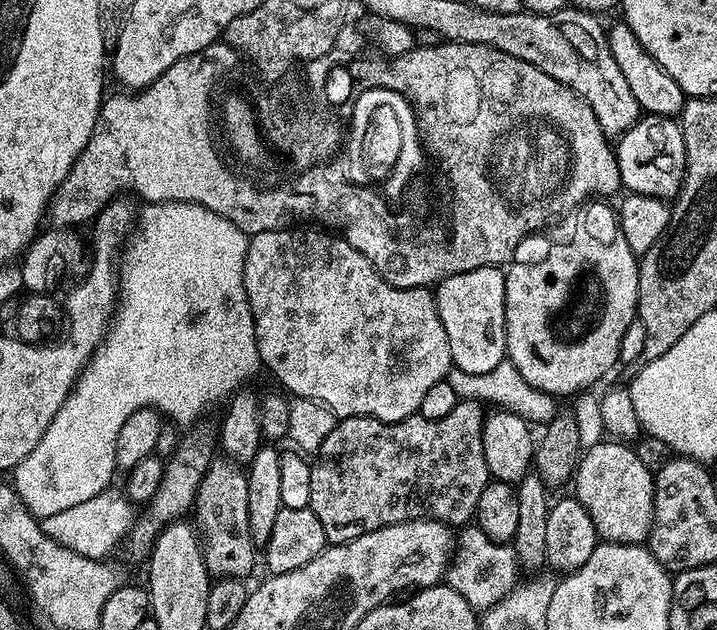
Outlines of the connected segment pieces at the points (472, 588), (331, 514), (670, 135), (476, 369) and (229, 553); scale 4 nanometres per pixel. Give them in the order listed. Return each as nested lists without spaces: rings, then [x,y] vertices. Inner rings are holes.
[[[465,527],[458,536],[458,547],[453,553],[446,573],[448,586],[462,594],[477,612],[485,612],[515,588],[520,575],[519,562],[513,547],[488,539],[480,528]]]
[[[461,399],[460,403],[454,406],[454,410],[450,410],[450,414],[446,414],[446,418],[438,418],[437,420],[427,420],[419,414],[407,416],[406,419],[393,424],[387,424],[378,418],[370,418],[369,416],[346,416],[337,419],[334,430],[330,430],[326,442],[322,442],[320,451],[315,453],[310,474],[310,502],[307,507],[314,514],[314,518],[318,518],[318,522],[322,522],[322,530],[326,534],[328,544],[350,542],[362,534],[370,534],[370,530],[378,530],[382,526],[390,526],[391,524],[407,524],[409,520],[440,520],[449,526],[467,525],[475,517],[478,498],[482,498],[482,490],[490,482],[488,467],[484,464],[484,455],[482,454],[482,430],[484,429],[485,415],[485,409],[480,401]]]
[[[641,115],[630,130],[626,130],[615,141],[614,153],[618,164],[618,174],[621,185],[629,193],[637,192],[643,196],[653,196],[659,200],[668,202],[680,195],[680,189],[684,186],[684,167],[686,166],[686,146],[682,142],[682,130],[679,123],[670,116]]]
[[[489,266],[478,270],[466,270],[453,276],[445,275],[437,288],[434,288],[438,318],[442,318],[442,327],[446,330],[446,339],[450,341],[450,354],[453,365],[468,374],[487,374],[492,372],[504,359],[506,346],[506,286],[504,272],[499,267]]]
[[[214,458],[209,462],[206,474],[198,486],[198,494],[196,495],[196,503],[194,505],[194,513],[196,512],[194,527],[202,541],[204,561],[209,573],[213,577],[223,578],[229,576],[235,580],[248,578],[248,575],[252,572],[252,567],[256,564],[256,560],[258,564],[258,545],[253,542],[250,534],[250,509],[248,509],[247,485],[248,473],[235,460]]]

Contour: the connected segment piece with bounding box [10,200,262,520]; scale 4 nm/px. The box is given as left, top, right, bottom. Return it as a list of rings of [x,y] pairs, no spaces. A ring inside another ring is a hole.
[[[167,200],[165,204],[145,203],[143,207],[141,212],[139,209],[134,231],[129,235],[118,257],[118,295],[116,310],[112,313],[111,324],[108,325],[108,333],[104,335],[104,341],[97,346],[95,354],[88,359],[88,365],[80,373],[66,402],[62,402],[62,410],[58,410],[58,414],[54,414],[54,422],[50,422],[50,426],[46,426],[46,434],[42,434],[42,442],[38,442],[38,446],[34,446],[34,450],[30,450],[30,454],[26,454],[26,458],[22,458],[22,462],[11,473],[10,480],[17,494],[37,519],[41,520],[75,505],[81,505],[82,502],[89,501],[94,495],[99,495],[110,488],[113,483],[111,482],[112,475],[118,472],[115,456],[118,432],[125,425],[126,418],[139,408],[153,407],[177,426],[192,424],[207,408],[214,407],[219,400],[227,401],[233,392],[241,386],[247,385],[244,383],[256,371],[261,371],[262,365],[254,334],[254,318],[250,314],[250,302],[246,298],[246,286],[244,285],[249,233],[238,230],[238,226],[234,226],[234,222],[222,218],[222,214],[214,214],[214,210],[201,204]]]

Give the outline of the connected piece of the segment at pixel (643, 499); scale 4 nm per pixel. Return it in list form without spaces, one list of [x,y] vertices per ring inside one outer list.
[[[599,442],[589,447],[576,467],[574,497],[585,507],[601,541],[644,544],[654,518],[654,473],[638,462],[635,447],[624,442]]]

